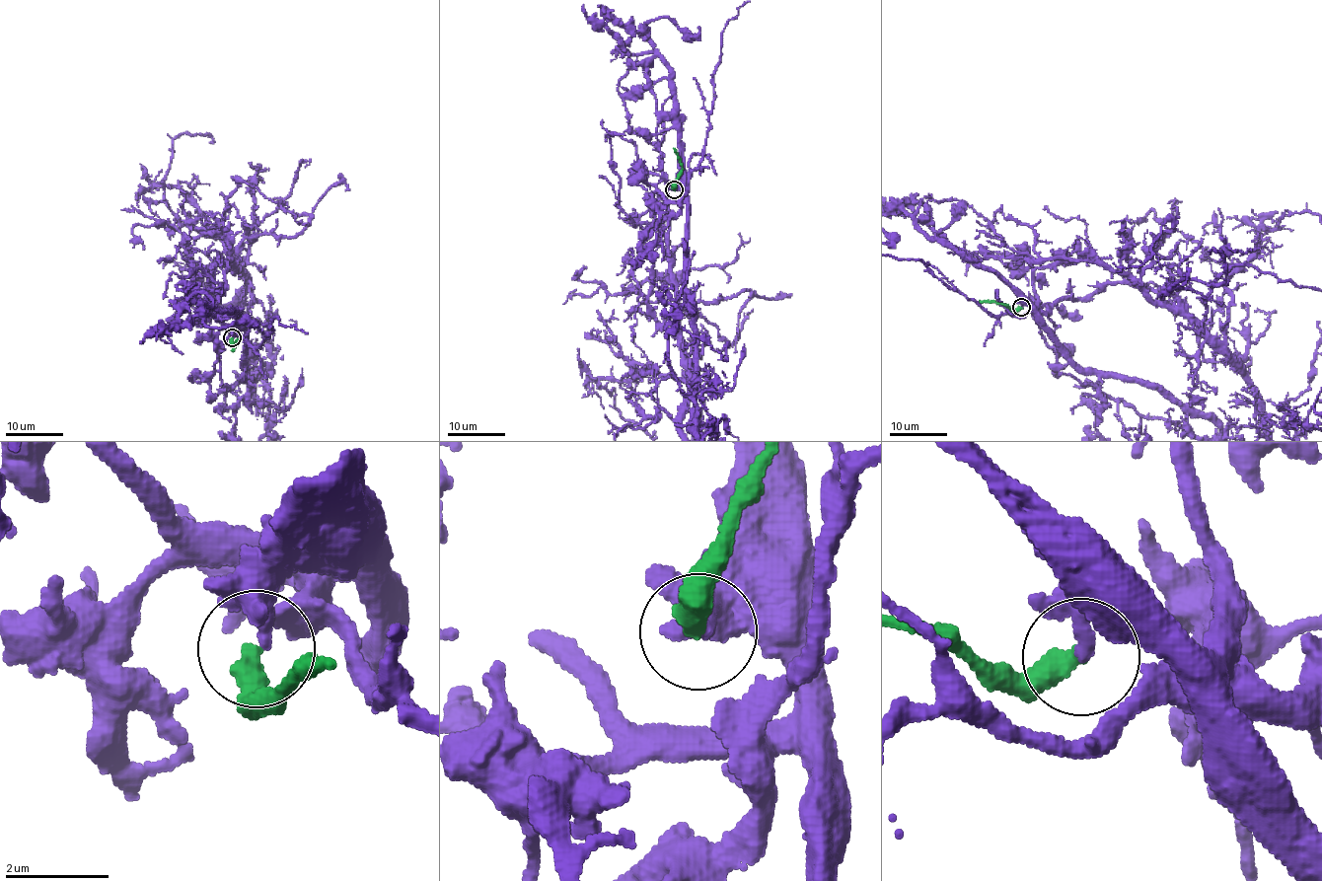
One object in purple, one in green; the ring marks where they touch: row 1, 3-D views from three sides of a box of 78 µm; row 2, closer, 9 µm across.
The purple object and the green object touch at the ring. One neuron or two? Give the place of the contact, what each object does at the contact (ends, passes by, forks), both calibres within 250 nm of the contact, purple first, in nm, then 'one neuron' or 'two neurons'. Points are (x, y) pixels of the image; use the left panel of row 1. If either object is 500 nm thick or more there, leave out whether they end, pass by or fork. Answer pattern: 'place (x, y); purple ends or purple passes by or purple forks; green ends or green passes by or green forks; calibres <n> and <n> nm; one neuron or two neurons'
place (232, 337); purple ends; green ends; calibres 260 and 420 nm; two neurons

